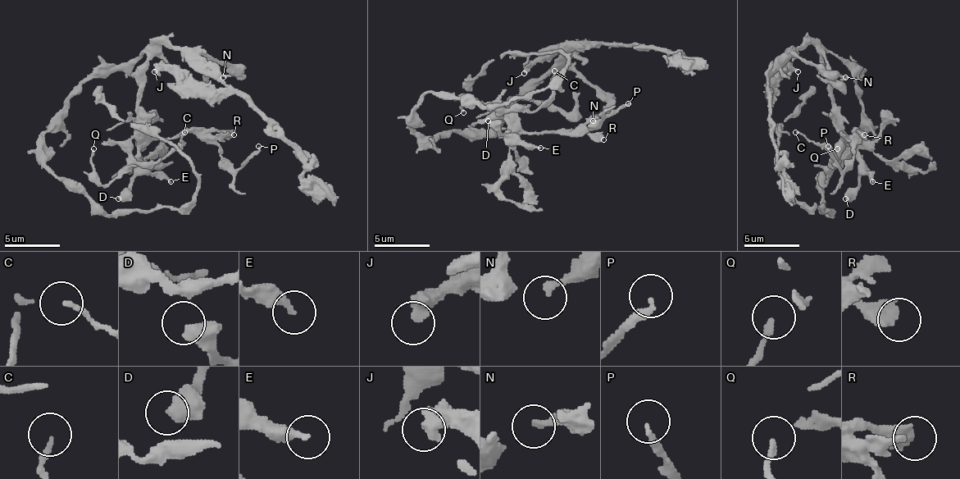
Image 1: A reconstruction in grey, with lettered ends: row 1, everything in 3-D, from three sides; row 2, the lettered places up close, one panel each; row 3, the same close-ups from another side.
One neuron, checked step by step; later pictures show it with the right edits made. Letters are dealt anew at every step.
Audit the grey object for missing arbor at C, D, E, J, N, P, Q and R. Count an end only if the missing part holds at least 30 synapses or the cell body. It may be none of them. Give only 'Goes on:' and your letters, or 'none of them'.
Goes on: none of them

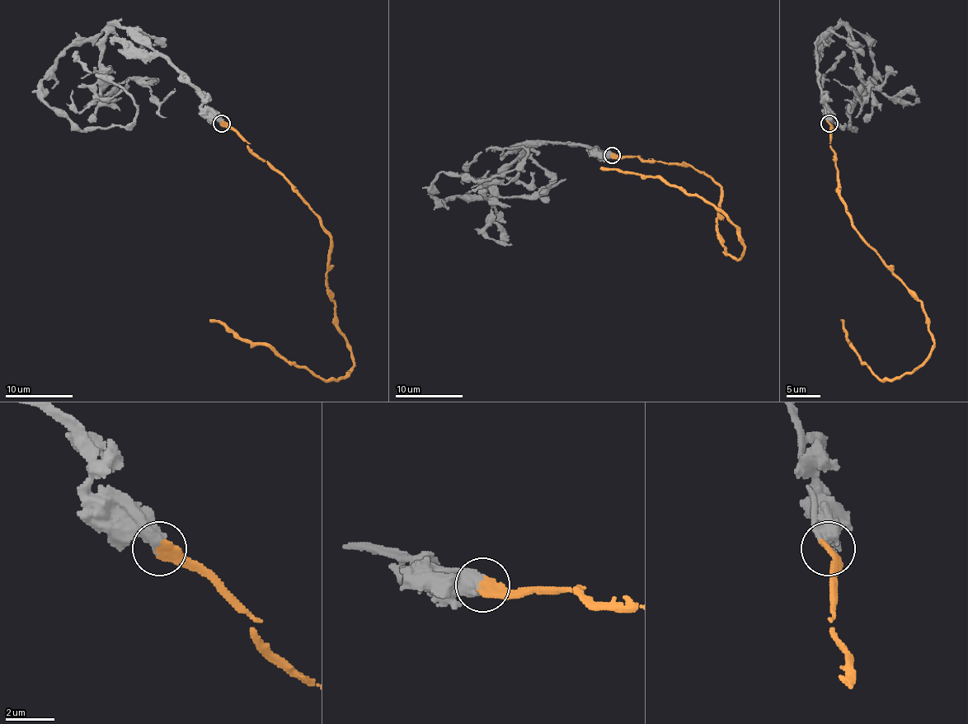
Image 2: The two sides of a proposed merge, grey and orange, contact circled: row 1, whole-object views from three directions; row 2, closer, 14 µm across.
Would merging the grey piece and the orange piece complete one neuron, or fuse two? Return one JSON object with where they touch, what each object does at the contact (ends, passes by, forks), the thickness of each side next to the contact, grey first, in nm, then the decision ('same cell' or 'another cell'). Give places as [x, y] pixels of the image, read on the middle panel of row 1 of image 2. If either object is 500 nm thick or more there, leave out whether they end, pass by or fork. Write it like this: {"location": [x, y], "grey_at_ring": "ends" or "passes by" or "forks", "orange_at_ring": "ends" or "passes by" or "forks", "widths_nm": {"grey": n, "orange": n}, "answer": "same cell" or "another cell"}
{"location": [612, 155], "widths_nm": {"grey": 600, "orange": 400}, "answer": "same cell"}

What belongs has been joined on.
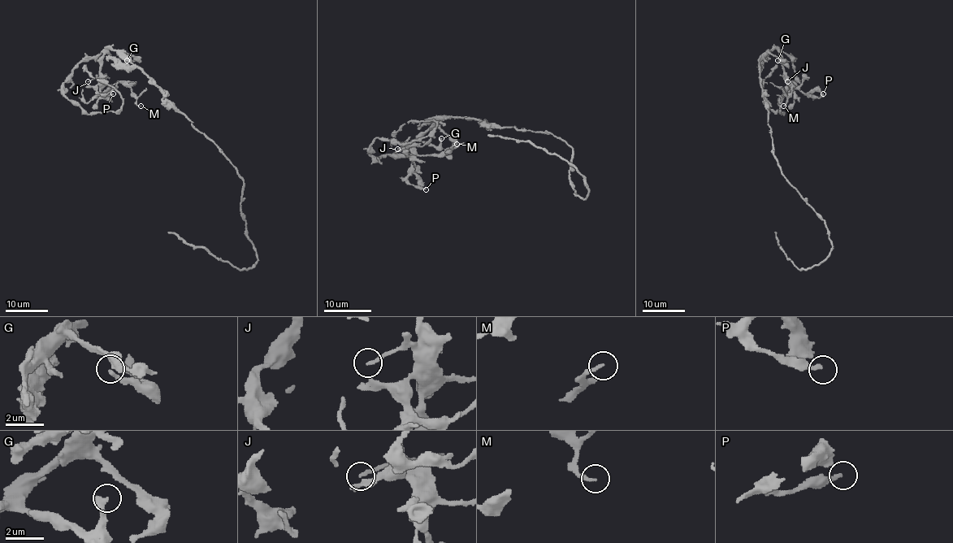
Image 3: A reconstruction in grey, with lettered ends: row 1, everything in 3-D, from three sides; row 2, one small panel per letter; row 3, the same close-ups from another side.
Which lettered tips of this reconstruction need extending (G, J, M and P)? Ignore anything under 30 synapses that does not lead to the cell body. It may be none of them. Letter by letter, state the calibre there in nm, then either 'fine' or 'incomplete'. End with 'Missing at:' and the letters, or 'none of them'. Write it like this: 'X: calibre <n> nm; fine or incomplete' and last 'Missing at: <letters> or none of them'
G: calibre 240 nm; fine
J: calibre 180 nm; fine
M: calibre 160 nm; fine
P: calibre 190 nm; incomplete
Missing at: P

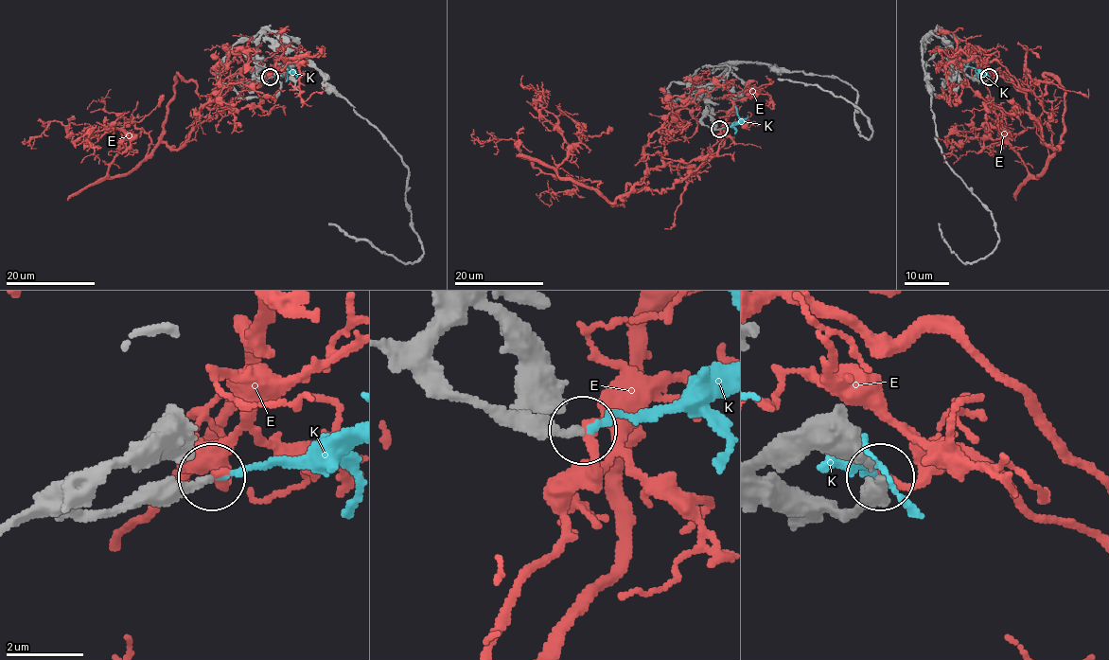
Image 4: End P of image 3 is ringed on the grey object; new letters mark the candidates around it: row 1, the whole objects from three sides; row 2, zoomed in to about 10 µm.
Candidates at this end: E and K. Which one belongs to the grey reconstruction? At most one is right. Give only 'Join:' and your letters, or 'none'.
Join: K

